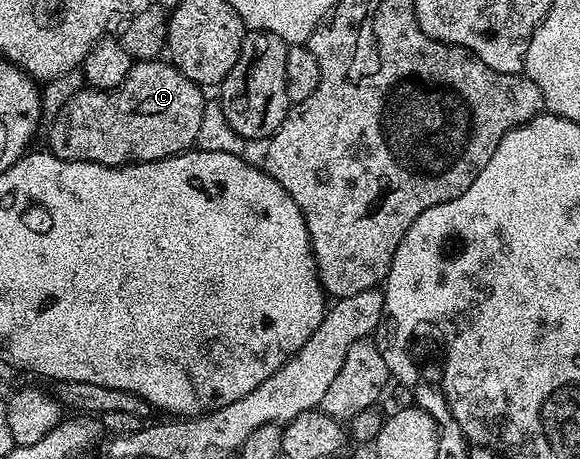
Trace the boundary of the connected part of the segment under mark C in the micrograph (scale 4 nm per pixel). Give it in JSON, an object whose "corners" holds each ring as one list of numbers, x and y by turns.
{"corners":[[138,60,119,87,86,87,67,99,67,107,52,118,48,152,59,159,100,165,131,165,176,157,196,146,207,100,201,93,202,86,187,79,168,60]]}

